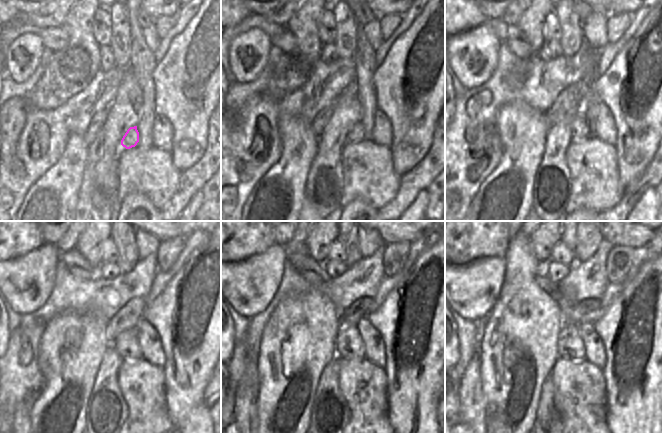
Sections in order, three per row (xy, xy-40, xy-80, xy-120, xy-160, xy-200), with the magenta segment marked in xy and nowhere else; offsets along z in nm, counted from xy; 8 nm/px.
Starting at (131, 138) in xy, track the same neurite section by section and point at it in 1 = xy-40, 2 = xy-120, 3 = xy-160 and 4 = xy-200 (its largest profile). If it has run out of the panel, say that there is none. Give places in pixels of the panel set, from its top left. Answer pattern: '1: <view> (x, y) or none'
1: xy-40 (356, 134)
2: xy-120 (126, 344)
3: xy-160 (348, 345)
4: xy-200 (570, 345)

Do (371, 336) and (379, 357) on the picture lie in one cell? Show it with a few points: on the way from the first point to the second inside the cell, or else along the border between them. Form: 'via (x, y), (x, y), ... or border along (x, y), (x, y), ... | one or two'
via (372, 341), (374, 352) | one

